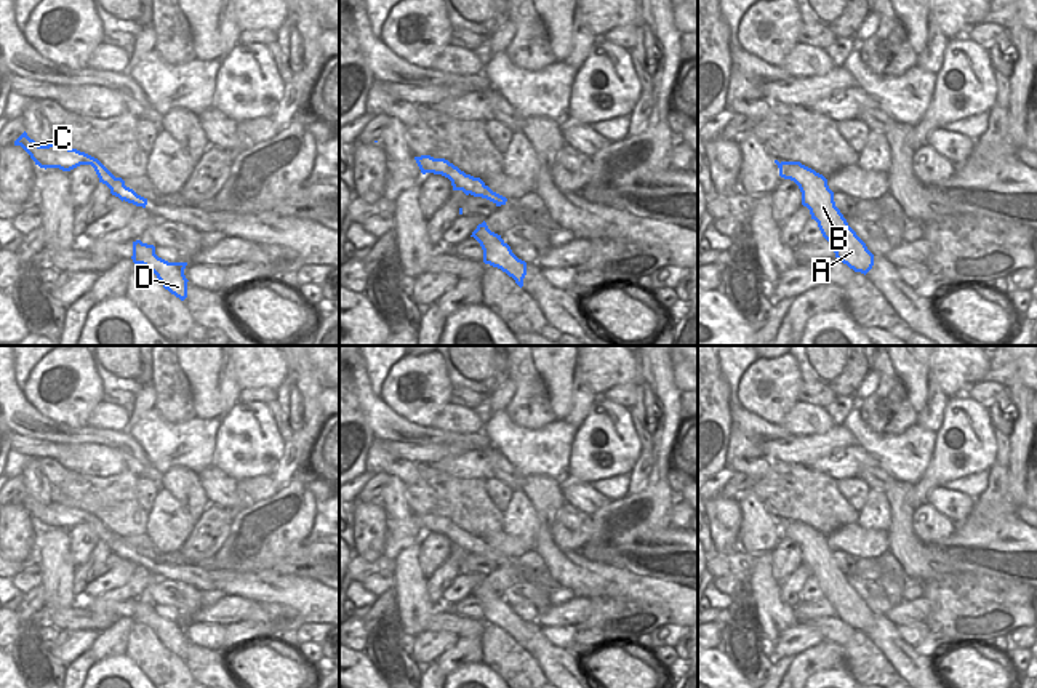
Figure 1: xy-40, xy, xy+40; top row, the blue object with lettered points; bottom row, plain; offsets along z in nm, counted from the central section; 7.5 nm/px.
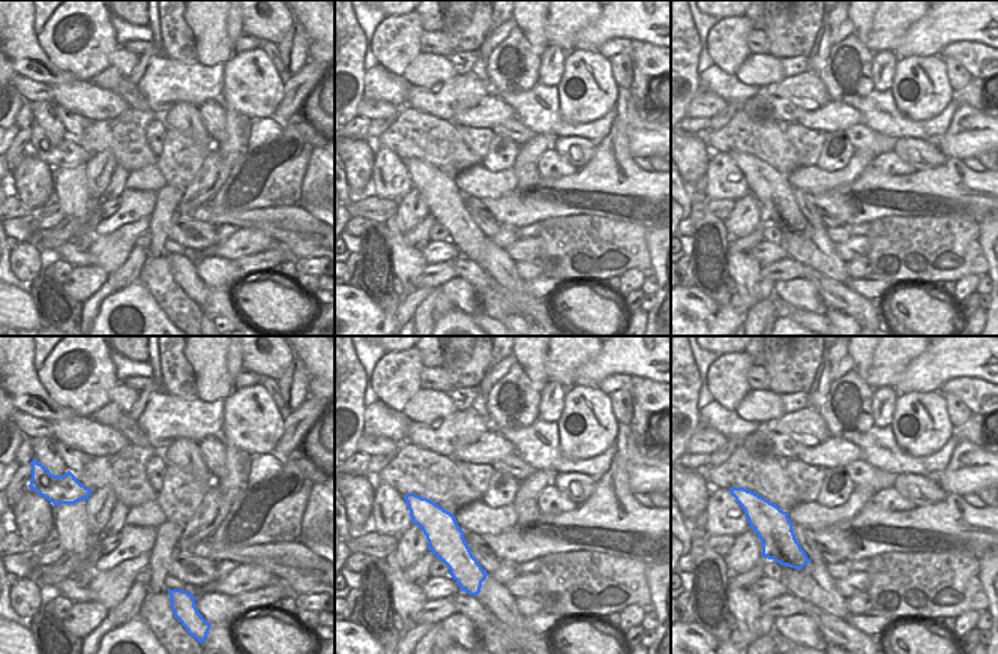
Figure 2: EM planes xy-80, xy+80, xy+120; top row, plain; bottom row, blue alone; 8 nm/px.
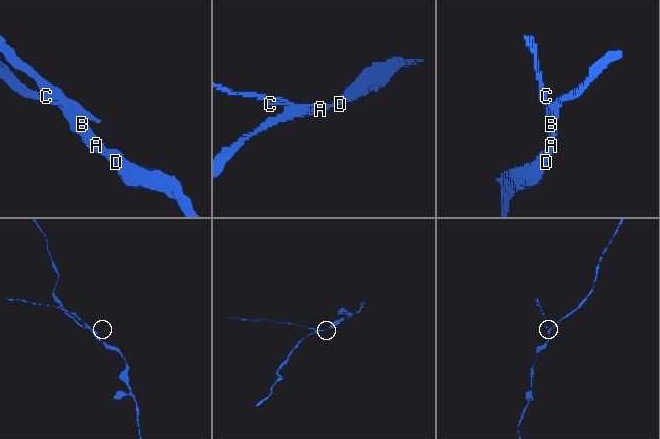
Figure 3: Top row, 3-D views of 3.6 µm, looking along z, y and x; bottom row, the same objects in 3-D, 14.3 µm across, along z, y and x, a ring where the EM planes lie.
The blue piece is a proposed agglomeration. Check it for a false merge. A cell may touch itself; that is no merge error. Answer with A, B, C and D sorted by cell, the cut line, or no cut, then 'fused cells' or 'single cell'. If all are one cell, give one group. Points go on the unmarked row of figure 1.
A B D / C | xy (452, 540), (468, 552) | fused cells

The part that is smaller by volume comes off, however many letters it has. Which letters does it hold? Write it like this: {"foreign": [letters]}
{"foreign": ["C"]}

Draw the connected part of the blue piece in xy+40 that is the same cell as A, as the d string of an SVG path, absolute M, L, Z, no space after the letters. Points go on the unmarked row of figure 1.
M781 520L778 526L781 536L791 538L799 544L802 563L810 568L811 578L818 581L835 616L855 630L866 634L874 624L874 613L835 565L834 550L829 547L827 538L800 520Z

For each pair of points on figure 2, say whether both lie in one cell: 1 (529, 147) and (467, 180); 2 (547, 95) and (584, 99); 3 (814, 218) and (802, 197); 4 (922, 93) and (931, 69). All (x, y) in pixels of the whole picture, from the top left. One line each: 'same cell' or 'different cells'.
1: same cell
2: different cells
3: same cell
4: same cell

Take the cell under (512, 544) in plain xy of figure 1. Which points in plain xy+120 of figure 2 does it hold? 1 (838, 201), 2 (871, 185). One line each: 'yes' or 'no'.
1: no
2: no

